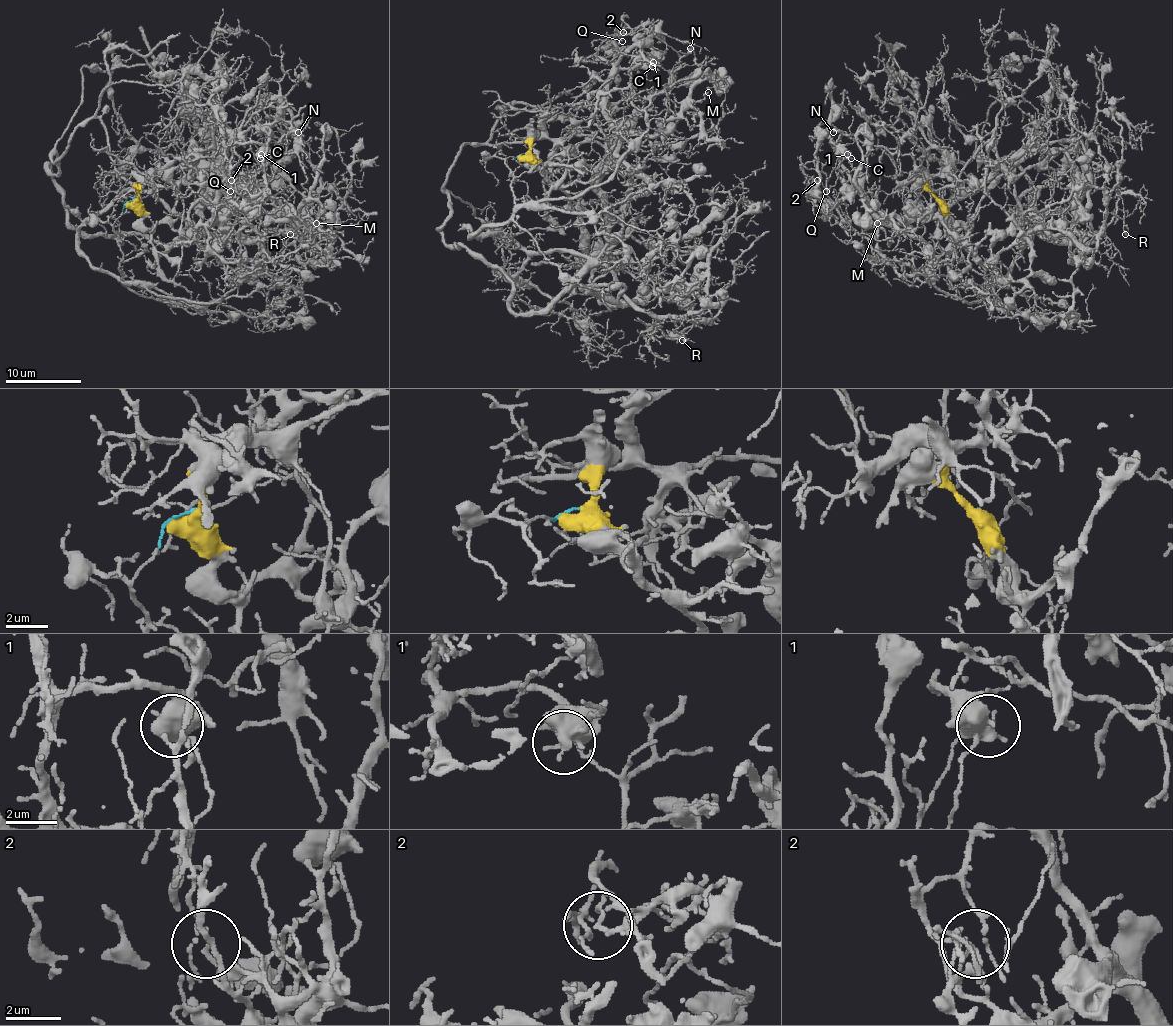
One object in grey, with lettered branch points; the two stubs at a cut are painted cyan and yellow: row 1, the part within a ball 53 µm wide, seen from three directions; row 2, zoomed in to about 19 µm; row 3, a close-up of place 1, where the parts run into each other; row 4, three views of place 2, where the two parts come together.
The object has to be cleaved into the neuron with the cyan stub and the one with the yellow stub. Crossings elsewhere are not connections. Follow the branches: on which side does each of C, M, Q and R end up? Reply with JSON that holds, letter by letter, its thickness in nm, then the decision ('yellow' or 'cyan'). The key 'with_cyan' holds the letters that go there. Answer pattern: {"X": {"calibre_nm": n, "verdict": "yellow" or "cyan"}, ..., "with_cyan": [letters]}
{"C": {"calibre_nm": 360, "verdict": "yellow"}, "M": {"calibre_nm": 180, "verdict": "yellow"}, "Q": {"calibre_nm": 130, "verdict": "cyan"}, "R": {"calibre_nm": 240, "verdict": "cyan"}, "with_cyan": ["Q", "R"]}

